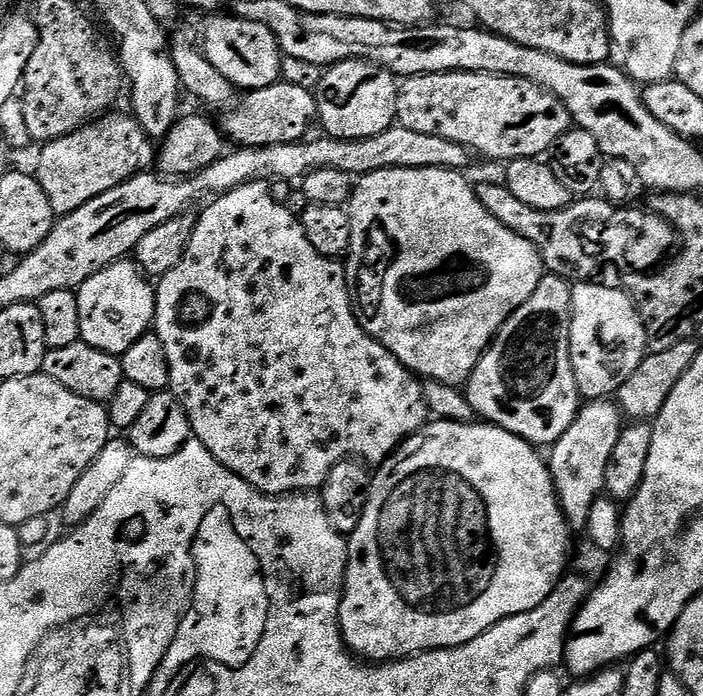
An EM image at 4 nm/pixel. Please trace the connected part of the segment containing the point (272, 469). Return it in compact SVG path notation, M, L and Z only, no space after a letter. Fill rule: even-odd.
M252 180L249 184L238 186L234 190L217 195L216 200L203 213L199 213L196 221L196 229L190 238L190 246L186 250L186 254L182 258L182 262L178 262L178 266L174 266L174 270L170 270L165 276L159 277L156 289L156 319L154 321L154 334L162 342L162 346L166 346L166 362L168 363L168 388L176 395L178 402L182 402L182 406L186 410L186 418L190 418L190 426L195 439L202 442L202 446L206 446L206 450L210 450L210 454L214 454L214 458L218 458L218 462L222 462L222 466L226 466L226 470L230 470L234 474L238 474L238 478L242 478L249 484L251 488L257 488L258 491L264 493L265 496L282 496L285 494L304 494L309 490L323 489L326 478L330 474L330 470L334 470L334 466L343 460L357 459L368 466L379 466L399 448L400 443L409 440L415 432L419 432L425 424L429 423L430 413L428 406L424 401L423 383L413 373L405 368L402 362L398 362L398 358L394 358L394 354L390 354L383 348L377 340L371 336L368 331L360 324L360 320L356 316L356 310L352 306L352 294L348 290L348 274L345 265L339 259L323 256L318 254L318 250L314 250L314 246L310 246L310 238L306 238L306 230L300 224L300 217L295 216L287 209L286 204L274 202L269 185L262 180ZM191 292L197 292L200 296L205 296L212 303L212 313L208 316L205 324L200 324L197 328L184 328L184 324L180 321L180 303L187 298Z

